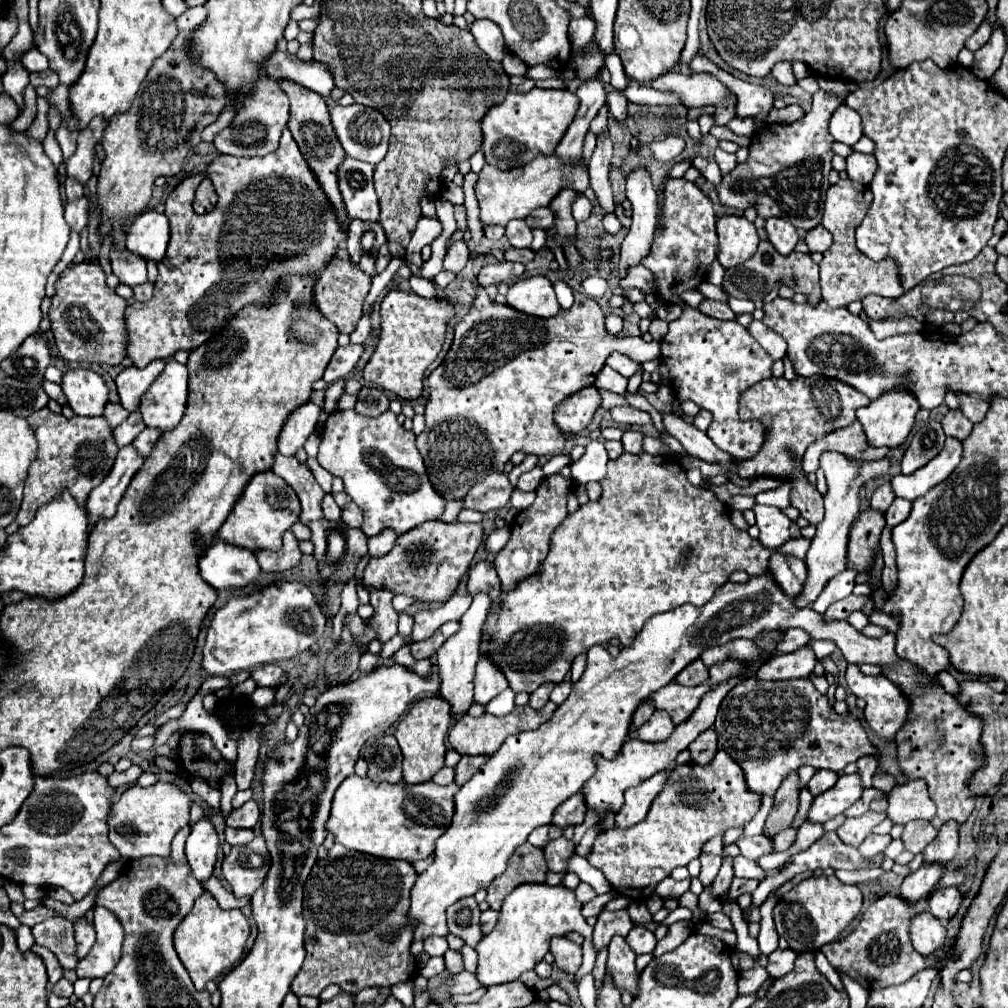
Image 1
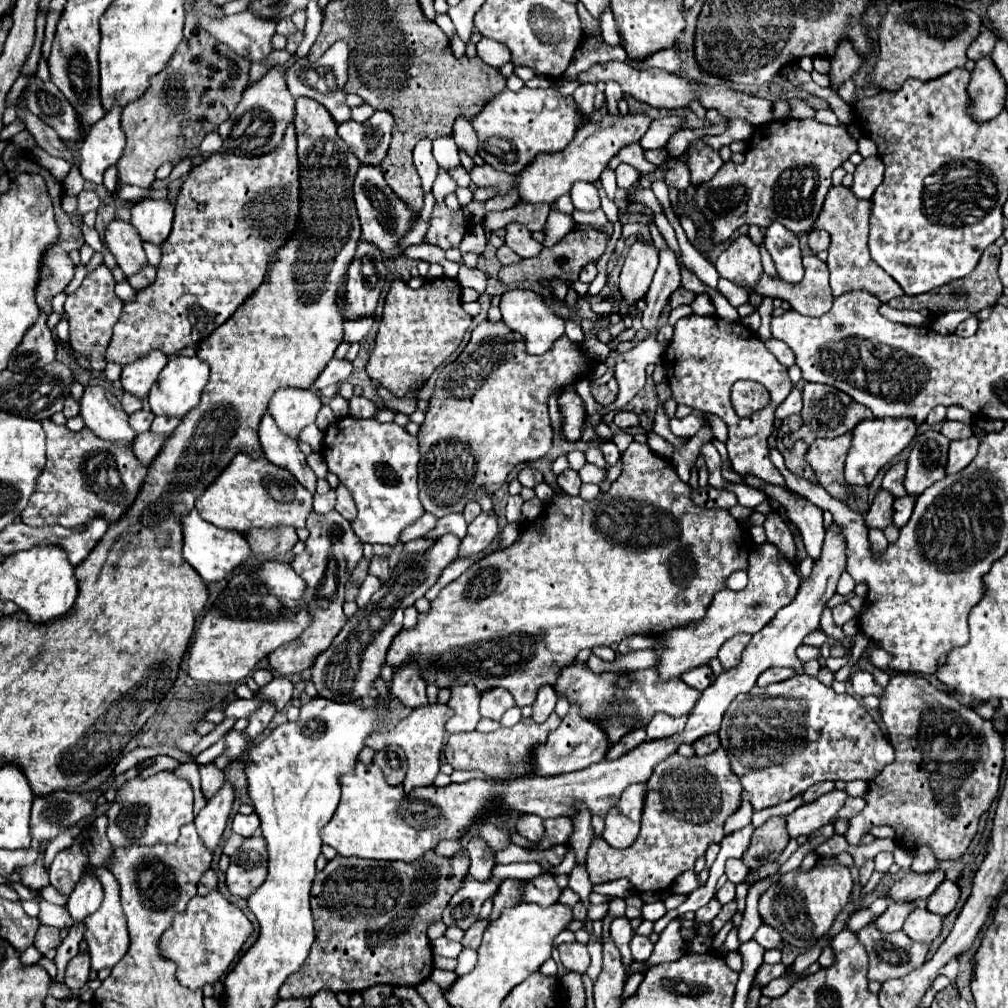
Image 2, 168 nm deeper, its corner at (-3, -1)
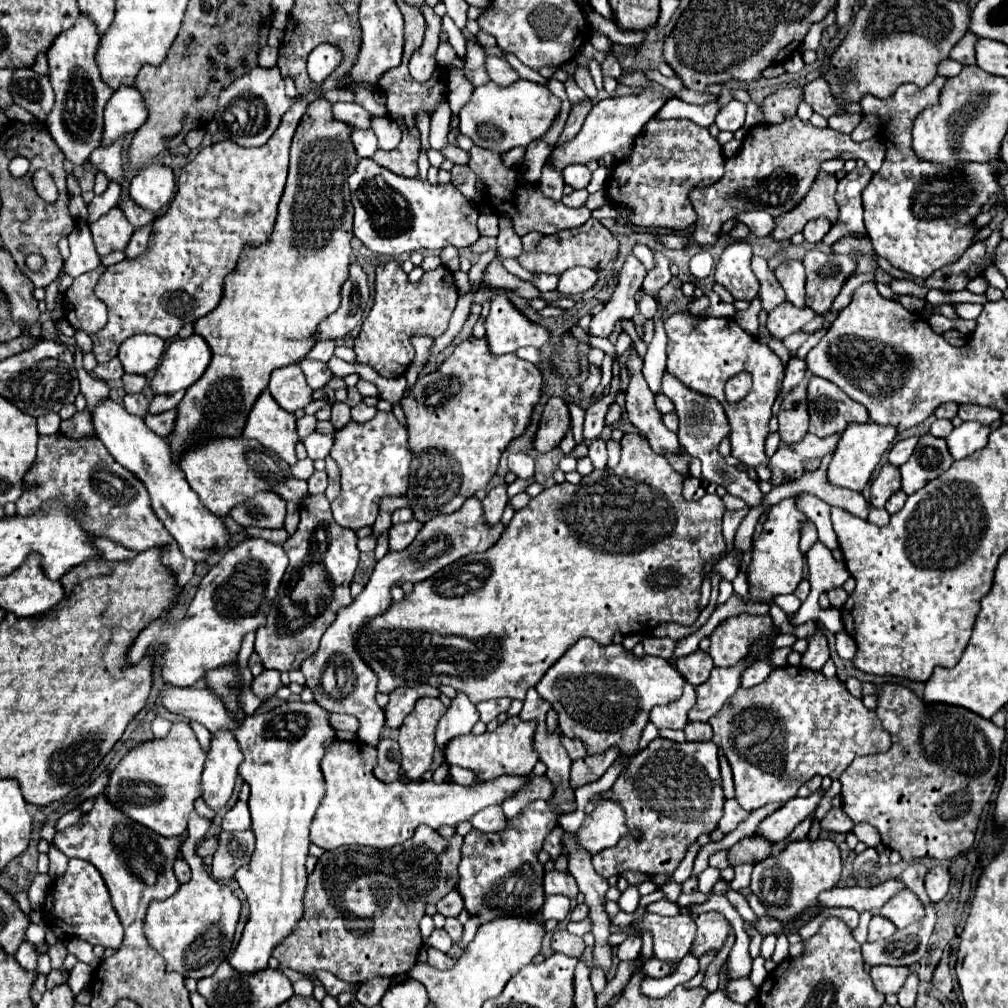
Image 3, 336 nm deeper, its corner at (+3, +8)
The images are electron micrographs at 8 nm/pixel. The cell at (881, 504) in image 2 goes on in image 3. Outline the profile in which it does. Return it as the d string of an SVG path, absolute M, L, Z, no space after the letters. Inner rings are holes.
M885 464L871 486L871 504L875 508L883 508L885 502L901 488L901 472L893 464Z

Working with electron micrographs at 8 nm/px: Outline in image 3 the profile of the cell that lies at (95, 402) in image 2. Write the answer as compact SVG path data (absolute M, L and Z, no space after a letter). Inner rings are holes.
M105 400L93 412L93 424L97 430L97 438L107 446L111 456L145 484L155 516L177 540L181 552L187 558L199 562L207 558L215 548L223 548L227 544L225 524L219 516L211 514L201 504L199 496L189 488L183 470L173 460L173 450L169 448L169 442L149 430L143 418L125 412L125 408L113 400Z

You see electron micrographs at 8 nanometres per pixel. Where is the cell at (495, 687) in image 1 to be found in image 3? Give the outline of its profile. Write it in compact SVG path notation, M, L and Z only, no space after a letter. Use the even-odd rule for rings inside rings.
M499 698L499 700L489 700L489 702L479 702L477 704L477 710L481 714L481 720L485 724L489 724L491 720L495 720L499 714L507 712L507 708L511 706L511 700L509 698Z

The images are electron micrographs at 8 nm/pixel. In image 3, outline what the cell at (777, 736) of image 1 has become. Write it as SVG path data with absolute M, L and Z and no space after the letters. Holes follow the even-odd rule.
M781 666L773 668L765 682L745 692L753 700L745 702L739 710L755 710L745 720L745 728L733 734L729 726L729 702L721 712L721 720L713 716L709 724L733 768L735 800L747 812L769 802L791 800L815 774L837 780L855 756L879 754L891 748L891 736L883 730L877 714L851 696L839 678L827 678L803 666Z

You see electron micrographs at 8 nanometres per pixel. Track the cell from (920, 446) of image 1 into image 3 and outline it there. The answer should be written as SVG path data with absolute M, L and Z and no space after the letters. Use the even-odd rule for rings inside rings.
M925 434L925 436L921 436L921 442L917 444L913 456L903 466L899 466L901 478L903 478L901 488L907 494L915 494L927 482L935 480L945 470L949 470L953 462L955 460L953 460L945 440Z

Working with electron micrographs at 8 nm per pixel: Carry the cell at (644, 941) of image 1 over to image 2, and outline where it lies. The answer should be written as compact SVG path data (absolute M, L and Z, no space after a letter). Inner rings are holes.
M635 933L629 947L631 947L631 953L633 953L635 961L647 961L649 955L653 953L653 943L651 943L651 939L645 937L645 935L637 935L637 933Z

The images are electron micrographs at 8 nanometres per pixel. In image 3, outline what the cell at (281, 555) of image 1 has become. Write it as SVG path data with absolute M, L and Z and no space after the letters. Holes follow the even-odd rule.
M257 492L253 500L237 504L229 516L241 526L257 528L283 528L285 522L285 500L273 496L273 492Z

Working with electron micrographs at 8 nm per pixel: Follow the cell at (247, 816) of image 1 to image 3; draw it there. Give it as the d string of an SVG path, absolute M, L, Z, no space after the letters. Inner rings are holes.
M237 802L225 816L221 822L223 830L249 830L251 828L251 816L249 816L249 808L245 802Z

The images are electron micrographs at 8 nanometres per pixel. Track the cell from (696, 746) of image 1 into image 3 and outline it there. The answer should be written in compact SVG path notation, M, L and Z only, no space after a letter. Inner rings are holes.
M689 722L683 732L685 732L685 738L689 742L701 742L701 740L713 738L713 730L709 728L707 722Z

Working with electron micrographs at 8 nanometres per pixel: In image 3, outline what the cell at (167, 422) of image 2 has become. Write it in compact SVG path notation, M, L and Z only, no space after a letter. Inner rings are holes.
M173 392L169 396L155 396L153 402L151 402L151 406L149 406L149 412L151 414L161 414L161 412L167 412L167 410L175 408L181 402L183 394L185 392Z

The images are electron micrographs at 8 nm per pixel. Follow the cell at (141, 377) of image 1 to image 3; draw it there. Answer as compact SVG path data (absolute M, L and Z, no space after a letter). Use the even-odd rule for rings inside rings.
M137 334L119 348L119 360L129 374L149 374L165 352L165 340L153 334Z

